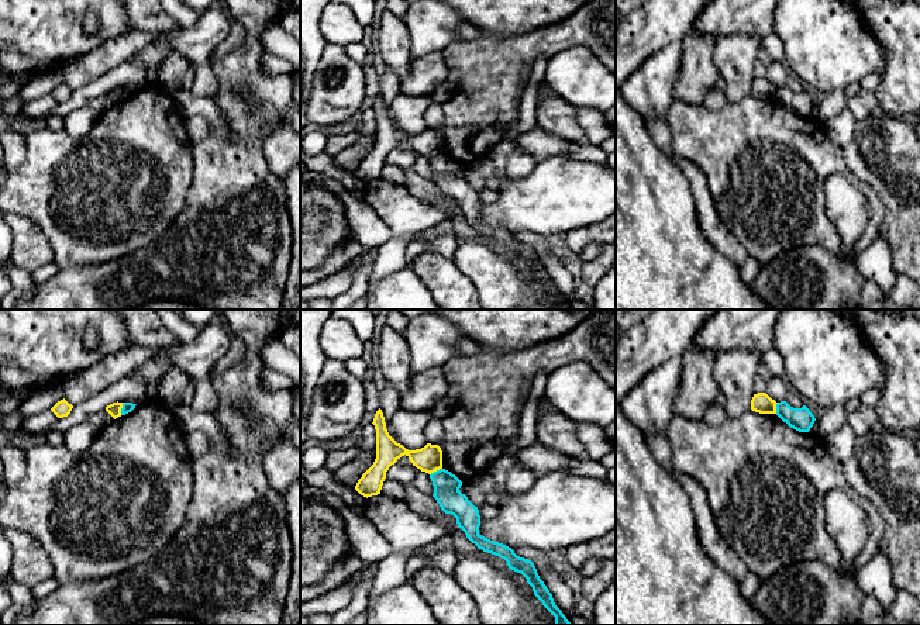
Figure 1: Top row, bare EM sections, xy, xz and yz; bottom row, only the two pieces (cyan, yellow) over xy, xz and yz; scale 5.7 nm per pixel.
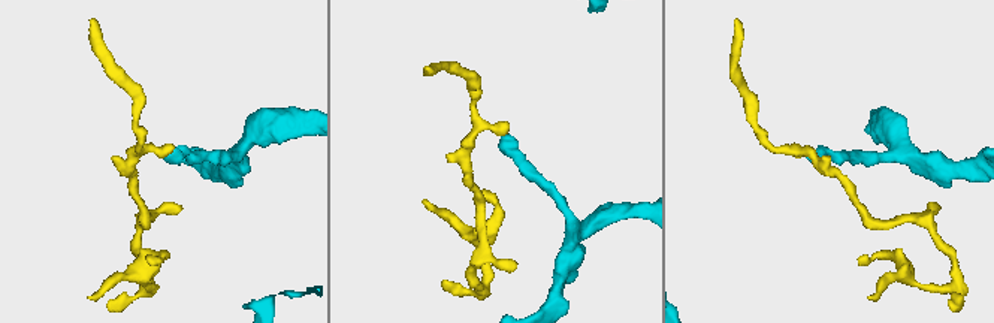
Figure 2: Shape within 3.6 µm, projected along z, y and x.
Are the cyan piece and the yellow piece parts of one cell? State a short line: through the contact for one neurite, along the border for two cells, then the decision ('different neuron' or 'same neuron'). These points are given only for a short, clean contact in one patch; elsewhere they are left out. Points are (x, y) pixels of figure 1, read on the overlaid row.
xy (124, 403), (120, 414) | different neuron

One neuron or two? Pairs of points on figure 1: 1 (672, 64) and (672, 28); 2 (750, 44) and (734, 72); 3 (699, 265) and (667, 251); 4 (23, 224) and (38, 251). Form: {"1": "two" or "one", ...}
{"1": "two", "2": "one", "3": "one", "4": "one"}

